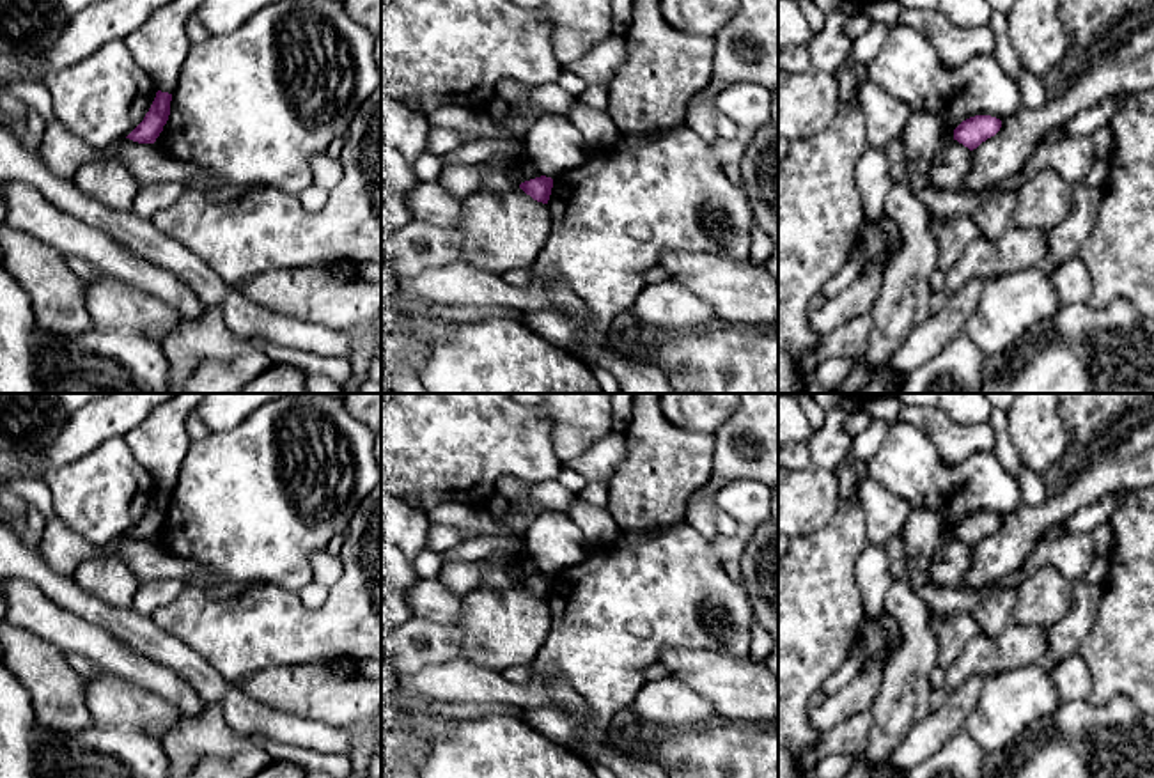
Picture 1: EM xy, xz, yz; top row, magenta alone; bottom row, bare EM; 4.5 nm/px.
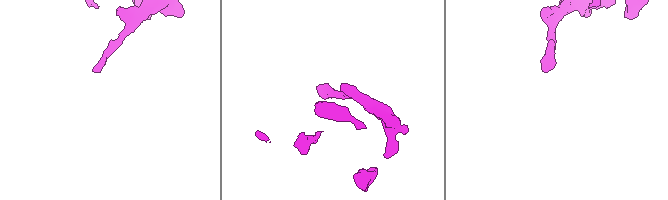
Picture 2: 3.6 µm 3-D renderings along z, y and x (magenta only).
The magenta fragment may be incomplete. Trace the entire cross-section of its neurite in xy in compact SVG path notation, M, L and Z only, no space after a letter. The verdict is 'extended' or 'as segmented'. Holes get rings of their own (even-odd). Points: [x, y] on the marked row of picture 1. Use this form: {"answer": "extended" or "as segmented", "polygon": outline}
{"answer": "as segmented", "polygon": "M156 92L156 97L144 121L126 136L138 144L154 144L170 115L172 94Z"}

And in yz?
{"answer": "as segmented", "polygon": "M975 115L963 121L954 129L954 140L968 147L977 149L982 142L994 136L1002 128L1002 121L991 115Z"}

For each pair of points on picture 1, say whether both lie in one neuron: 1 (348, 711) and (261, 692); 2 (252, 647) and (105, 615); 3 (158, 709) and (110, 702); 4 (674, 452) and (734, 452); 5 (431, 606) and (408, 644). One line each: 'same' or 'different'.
1: same
2: different
3: same
4: different
5: different

